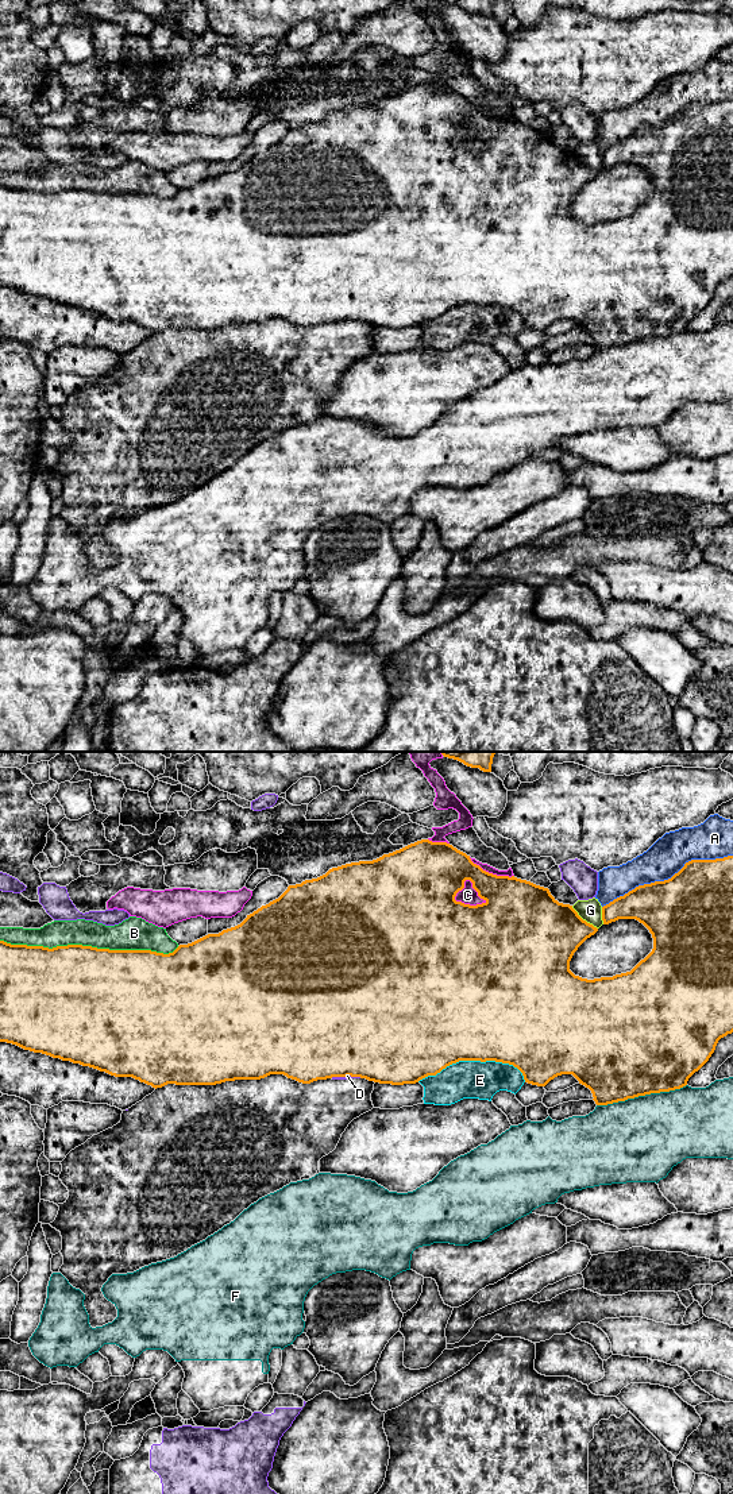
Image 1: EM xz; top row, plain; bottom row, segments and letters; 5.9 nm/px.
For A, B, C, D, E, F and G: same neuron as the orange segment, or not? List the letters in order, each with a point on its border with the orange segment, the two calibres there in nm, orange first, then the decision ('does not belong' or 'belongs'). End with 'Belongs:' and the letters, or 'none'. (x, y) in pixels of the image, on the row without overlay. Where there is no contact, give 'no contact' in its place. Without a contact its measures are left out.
A: contact xz (668, 123); calibres 500 and 220 nm; does not belong
B: contact xz (89, 190); calibres 500 and 180 nm; does not belong
C: contact xz (469, 149); calibres 500 and 100 nm; does not belong
D: contact xz (346, 320); calibres 500 and 20 nm; does not belong
E: contact xz (473, 304); calibres 500 and 220 nm; does not belong
F: contact xz (641, 339); calibres 500 and 480 nm; does not belong
G: contact xz (582, 163); calibres 420 and 130 nm; does not belong
Belongs: none

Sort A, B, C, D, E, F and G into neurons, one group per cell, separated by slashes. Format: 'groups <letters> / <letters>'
groups A / B E / C / D / F / G

